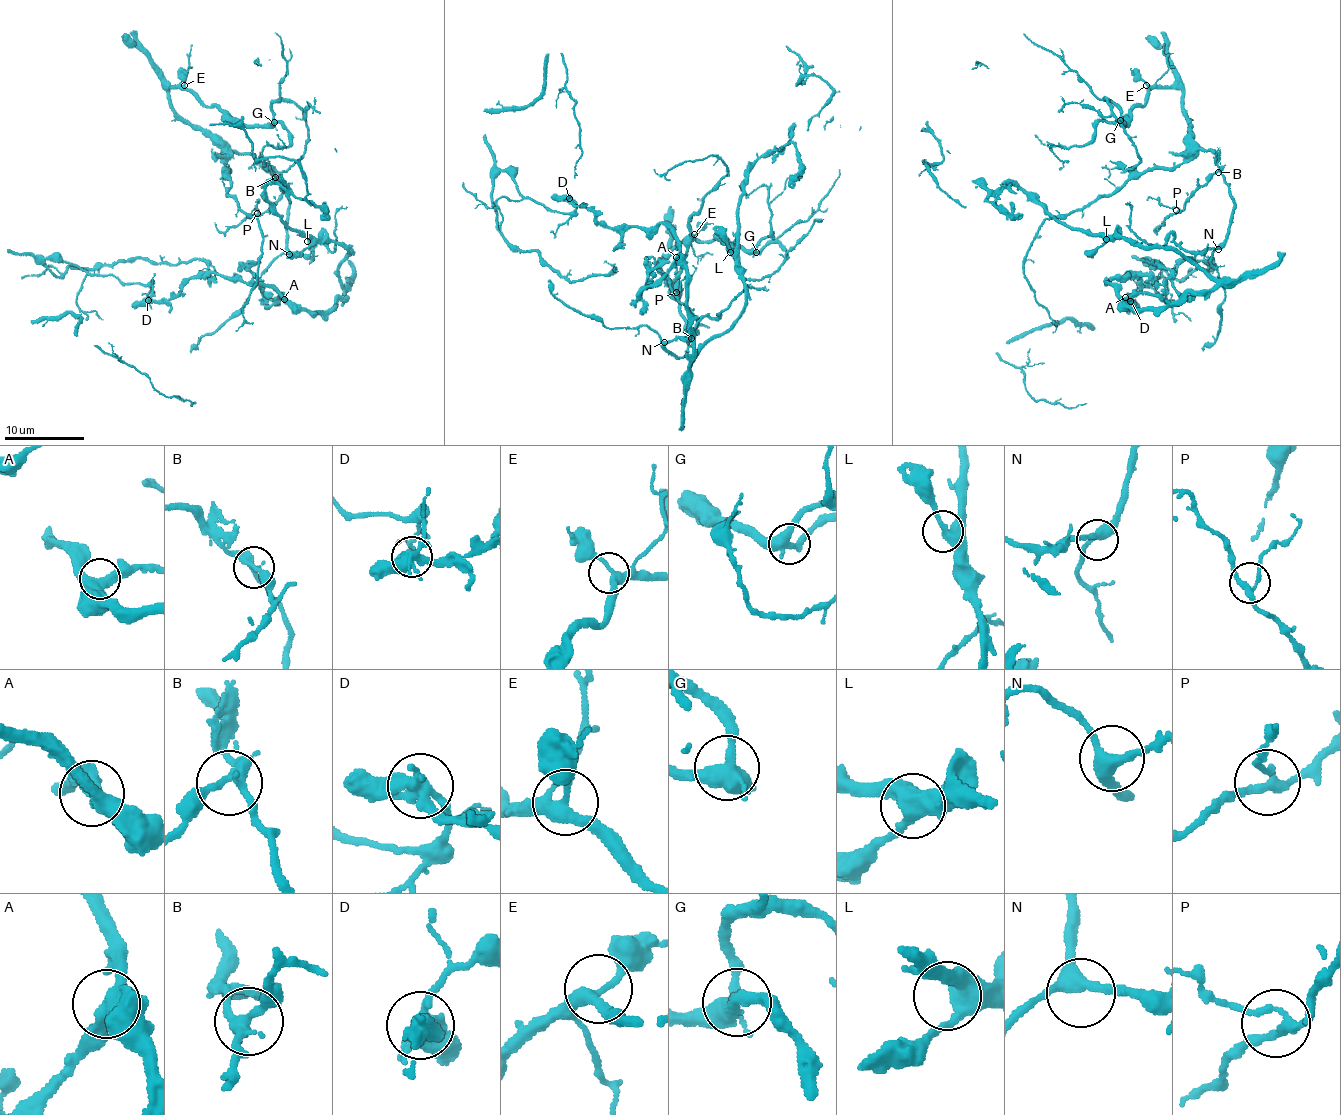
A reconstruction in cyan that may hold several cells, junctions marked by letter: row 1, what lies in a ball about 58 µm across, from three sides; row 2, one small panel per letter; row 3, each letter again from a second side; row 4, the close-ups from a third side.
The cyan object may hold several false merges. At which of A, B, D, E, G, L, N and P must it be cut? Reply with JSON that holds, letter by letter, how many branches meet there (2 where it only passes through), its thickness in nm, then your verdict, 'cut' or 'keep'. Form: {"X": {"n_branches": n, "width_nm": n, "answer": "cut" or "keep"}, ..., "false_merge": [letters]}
{"A": {"n_branches": 3, "width_nm": 400, "answer": "keep"}, "B": {"n_branches": 3, "width_nm": 280, "answer": "keep"}, "D": {"n_branches": 4, "width_nm": 400, "answer": "cut"}, "E": {"n_branches": 3, "width_nm": 320, "answer": "keep"}, "G": {"n_branches": 4, "width_nm": 400, "answer": "keep"}, "L": {"n_branches": 3, "width_nm": 420, "answer": "keep"}, "N": {"n_branches": 3, "width_nm": 340, "answer": "keep"}, "P": {"n_branches": 3, "width_nm": 220, "answer": "keep"}, "false_merge": ["D"]}

